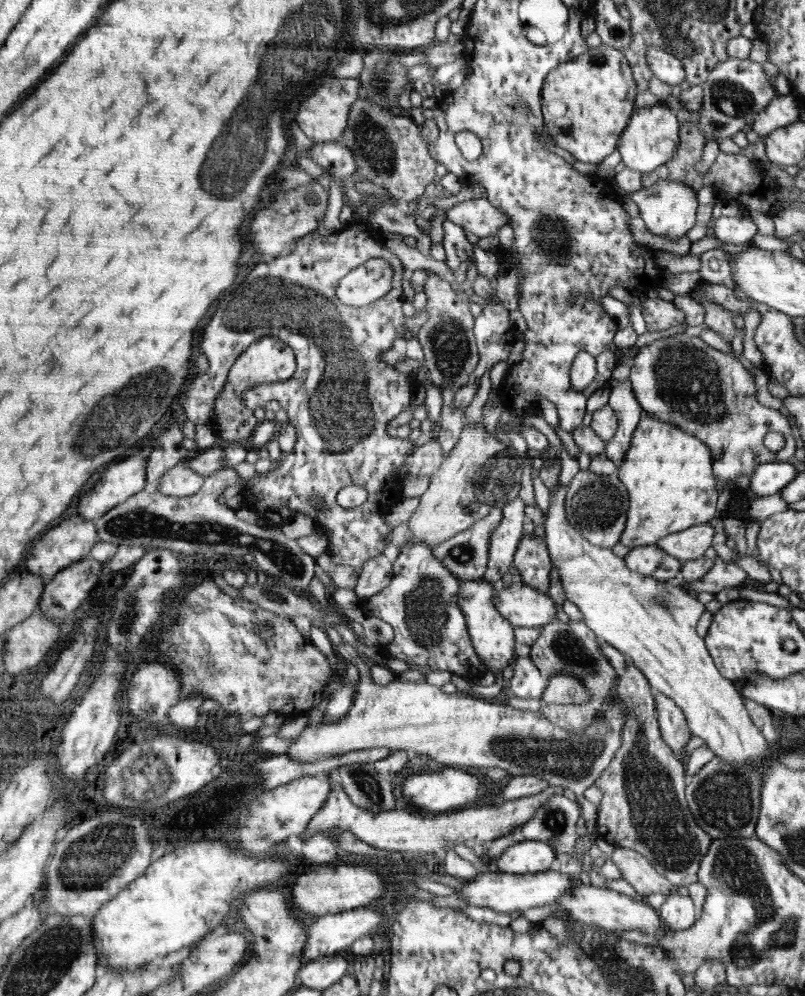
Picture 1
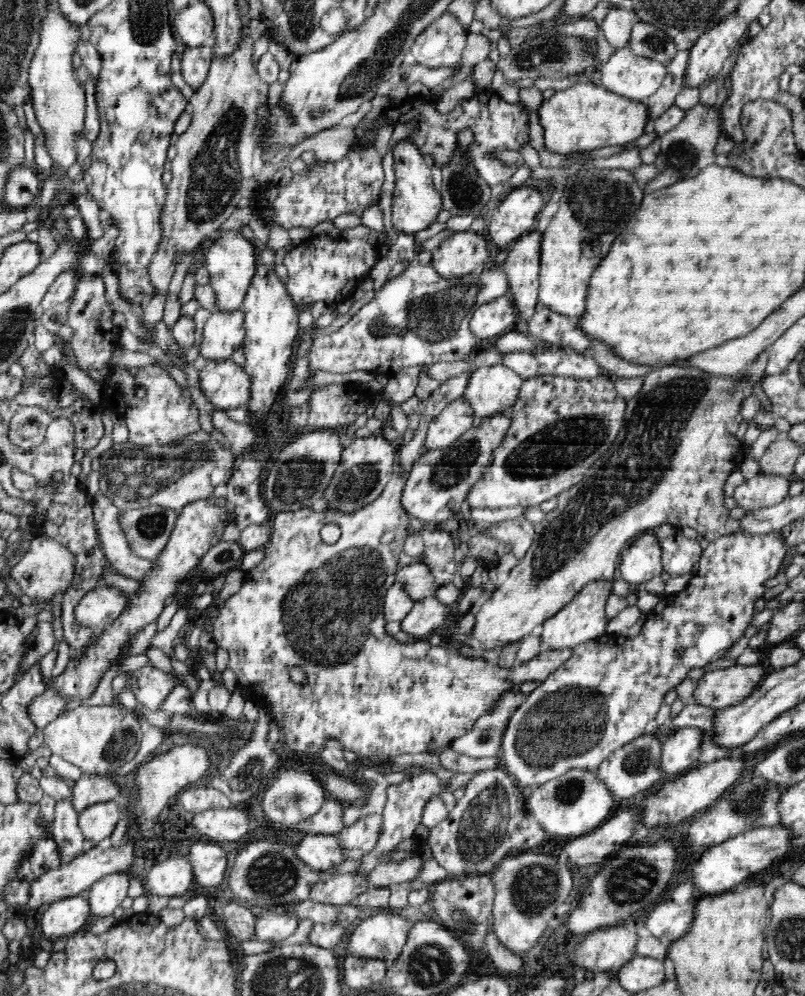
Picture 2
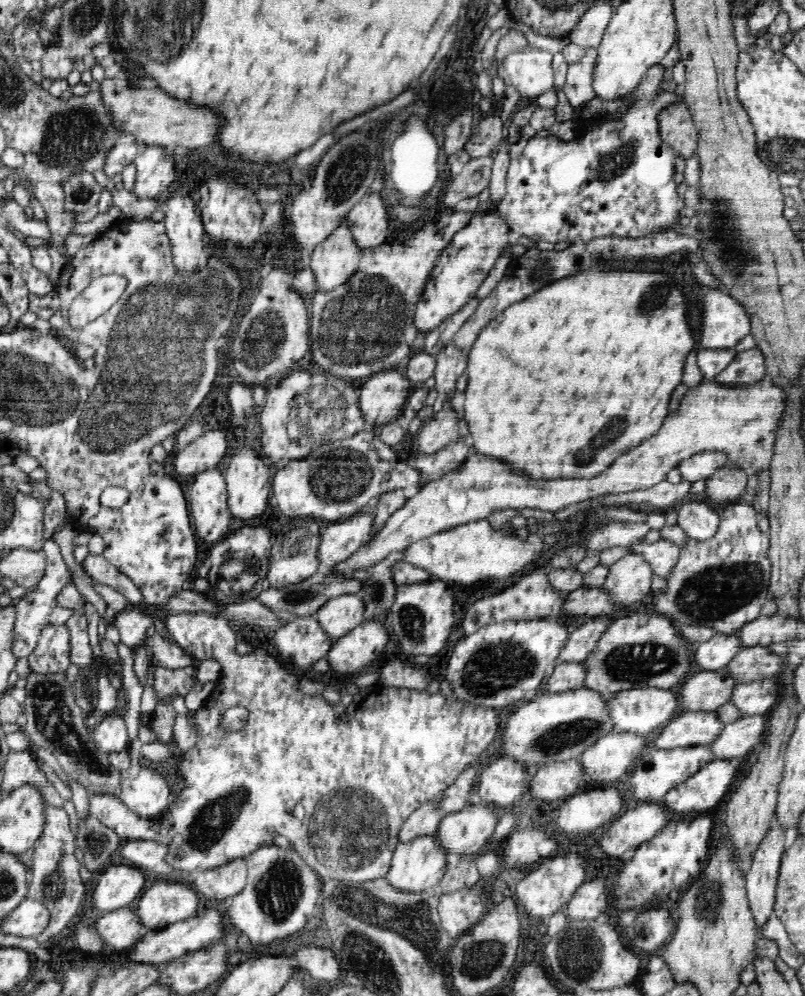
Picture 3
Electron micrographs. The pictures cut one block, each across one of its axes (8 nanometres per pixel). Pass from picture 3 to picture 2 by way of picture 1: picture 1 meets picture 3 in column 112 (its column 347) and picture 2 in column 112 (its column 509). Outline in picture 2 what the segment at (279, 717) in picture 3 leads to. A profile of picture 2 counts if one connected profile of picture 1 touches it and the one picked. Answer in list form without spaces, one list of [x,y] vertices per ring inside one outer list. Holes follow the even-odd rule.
[[[114,800],[106,804],[94,804],[79,813],[78,824],[85,840],[98,843],[114,832],[120,820],[120,802]]]

